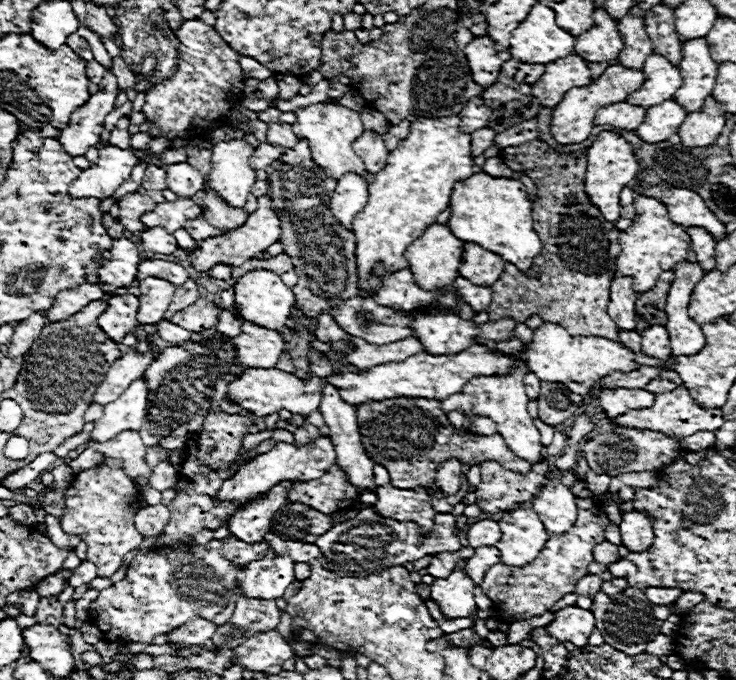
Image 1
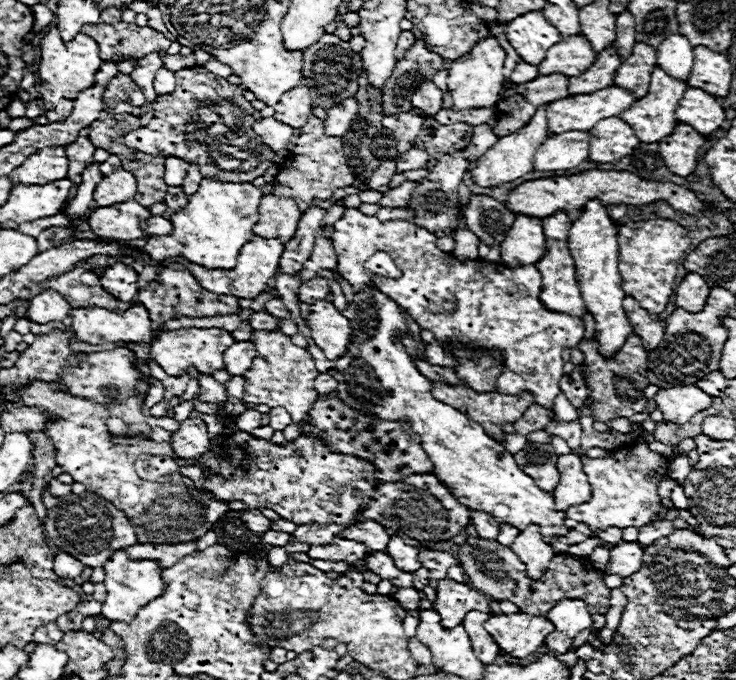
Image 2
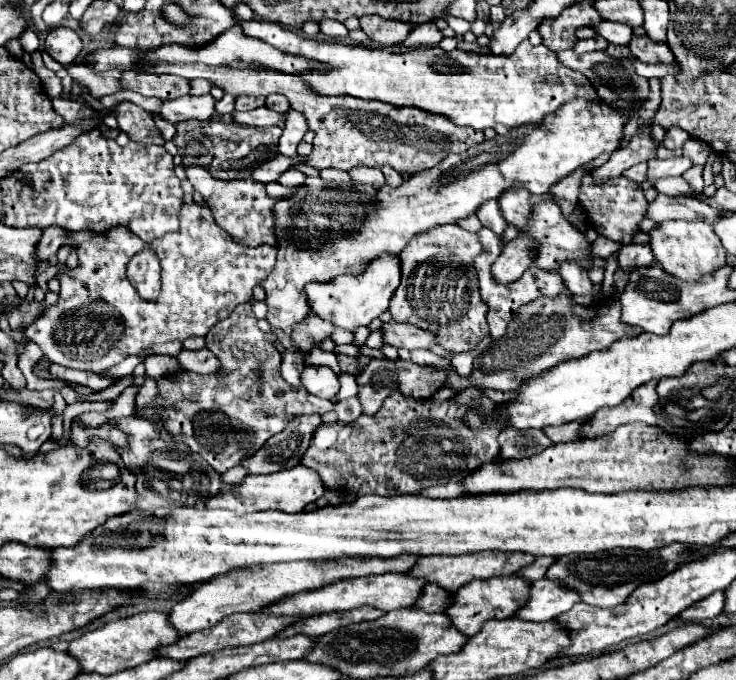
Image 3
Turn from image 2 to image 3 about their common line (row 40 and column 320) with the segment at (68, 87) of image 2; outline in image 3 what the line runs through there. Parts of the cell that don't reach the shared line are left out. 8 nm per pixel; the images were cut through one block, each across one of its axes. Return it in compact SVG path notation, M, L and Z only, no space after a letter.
M250 20L240 26L248 38L258 38L286 54L304 56L308 60L332 66L332 70L306 70L300 74L300 78L304 78L304 82L308 82L308 86L312 86L318 94L346 94L364 100L380 100L392 106L416 106L424 112L440 114L456 126L470 126L474 130L494 128L494 124L504 124L508 128L540 124L546 114L558 110L568 100L598 100L596 90L580 72L562 66L556 54L552 54L546 46L530 46L528 42L522 42L508 56L482 56L462 50L444 52L438 46L388 52L340 42L308 40L298 32L270 22Z

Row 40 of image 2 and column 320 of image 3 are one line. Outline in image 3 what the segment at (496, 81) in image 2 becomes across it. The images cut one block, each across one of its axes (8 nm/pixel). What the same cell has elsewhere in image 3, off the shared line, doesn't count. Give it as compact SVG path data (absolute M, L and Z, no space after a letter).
M294 466L292 470L280 470L276 474L266 474L266 476L256 476L250 474L244 482L224 486L220 494L212 496L206 504L206 508L228 508L236 514L248 514L248 512L258 512L258 510L282 510L282 512L300 512L308 504L314 504L322 494L326 492L324 484L320 482L320 476L316 470L306 468L306 466Z

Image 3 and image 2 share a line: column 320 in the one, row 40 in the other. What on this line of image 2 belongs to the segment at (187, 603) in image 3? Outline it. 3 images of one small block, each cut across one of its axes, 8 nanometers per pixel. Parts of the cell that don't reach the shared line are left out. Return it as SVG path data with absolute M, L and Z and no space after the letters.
M576 34L576 36L566 36L562 42L554 44L546 60L540 62L538 72L540 74L564 74L564 76L578 76L586 72L594 62L596 62L596 52L590 48L590 42Z

